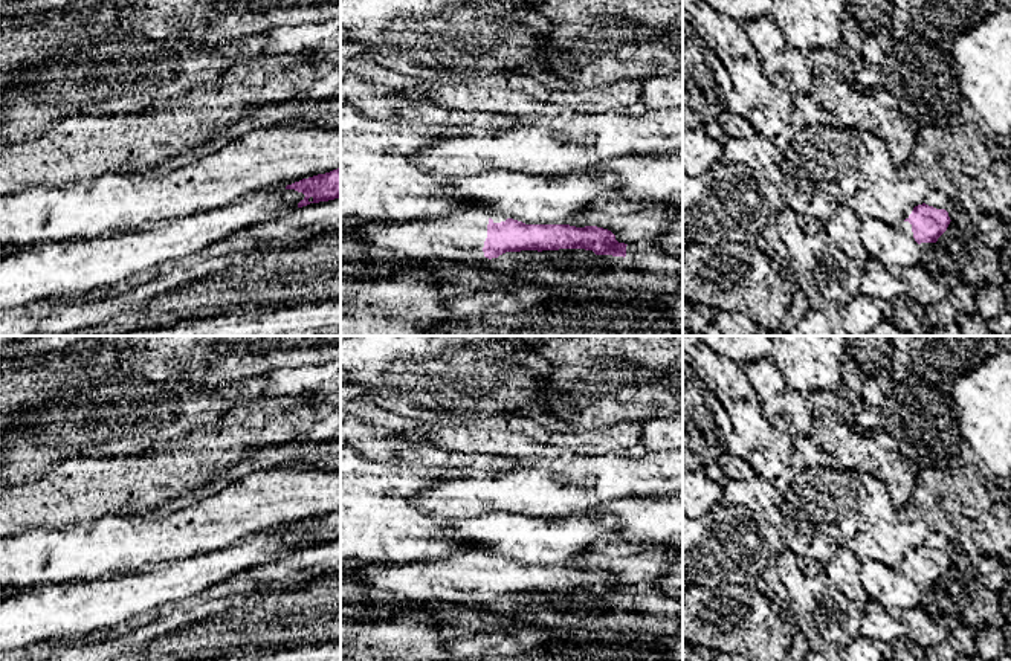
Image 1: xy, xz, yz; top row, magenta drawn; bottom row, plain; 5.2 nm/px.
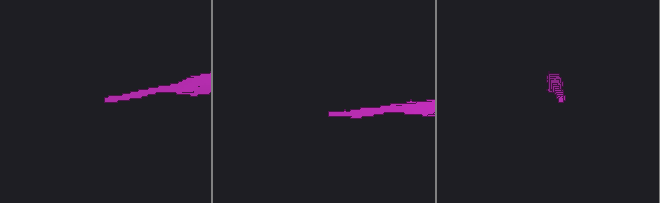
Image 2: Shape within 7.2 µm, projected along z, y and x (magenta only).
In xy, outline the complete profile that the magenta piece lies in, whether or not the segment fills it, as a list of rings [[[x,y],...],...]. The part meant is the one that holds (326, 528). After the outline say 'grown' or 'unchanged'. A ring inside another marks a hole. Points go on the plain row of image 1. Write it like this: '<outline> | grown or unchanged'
[[[341,510],[325,516],[318,516],[308,521],[302,521],[286,531],[295,531],[305,539],[298,545],[298,550],[310,545],[328,543],[341,539]]] | unchanged

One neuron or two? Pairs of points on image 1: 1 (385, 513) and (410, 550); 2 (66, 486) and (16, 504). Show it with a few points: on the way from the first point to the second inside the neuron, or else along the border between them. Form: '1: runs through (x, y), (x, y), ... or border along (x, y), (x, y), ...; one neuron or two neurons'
1: runs through (385, 522), (400, 542); one neuron
2: runs through (54, 498), (49, 503), (28, 504); one neuron

